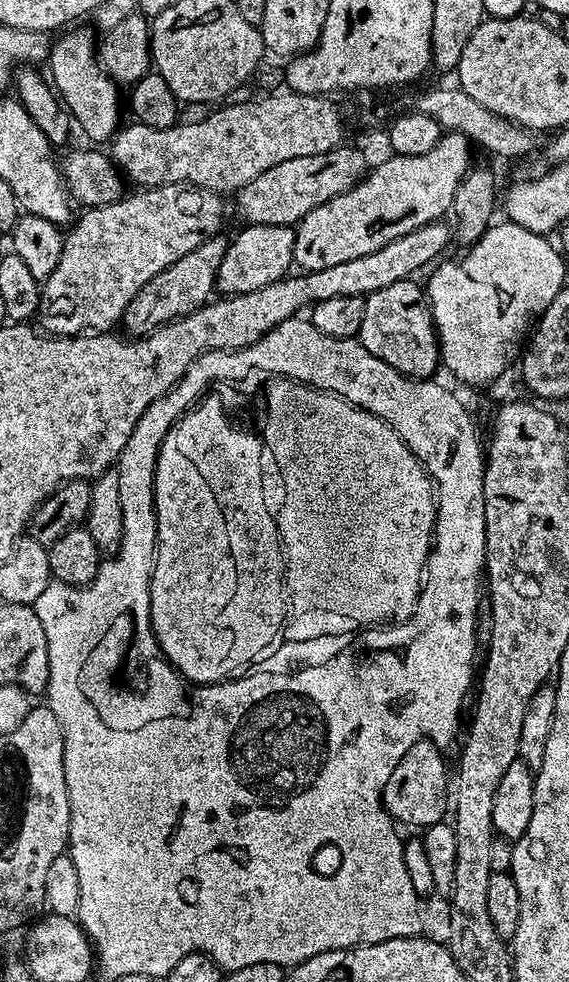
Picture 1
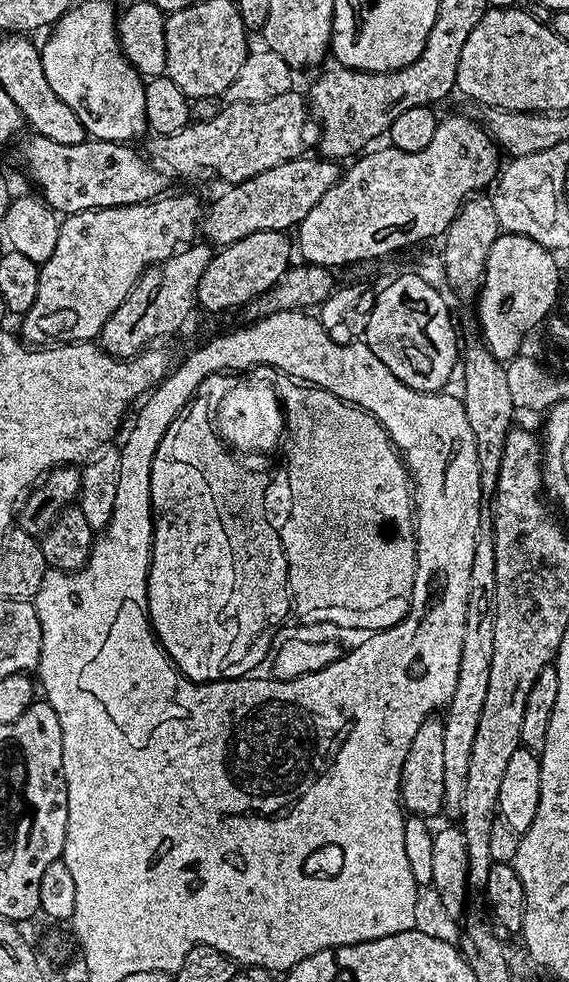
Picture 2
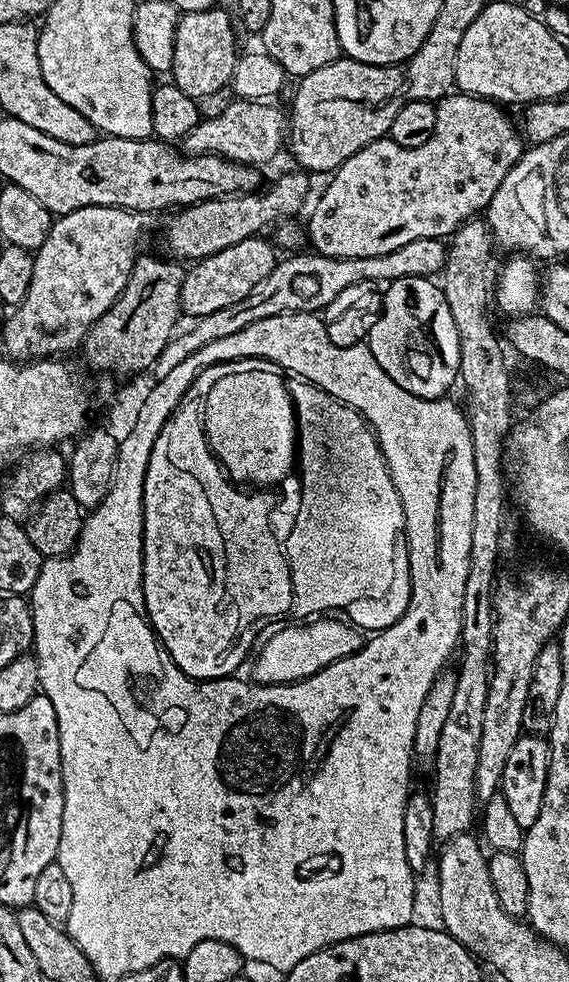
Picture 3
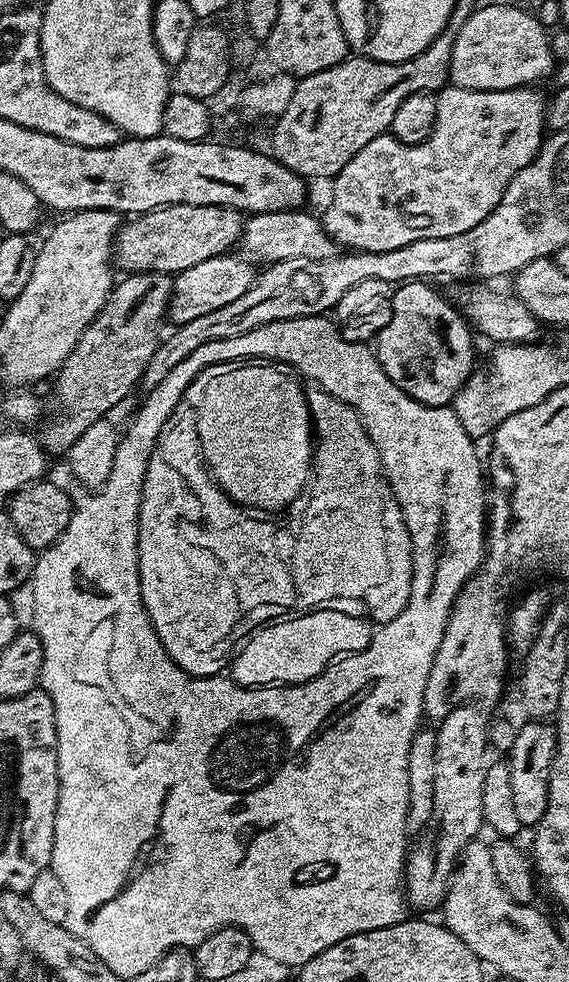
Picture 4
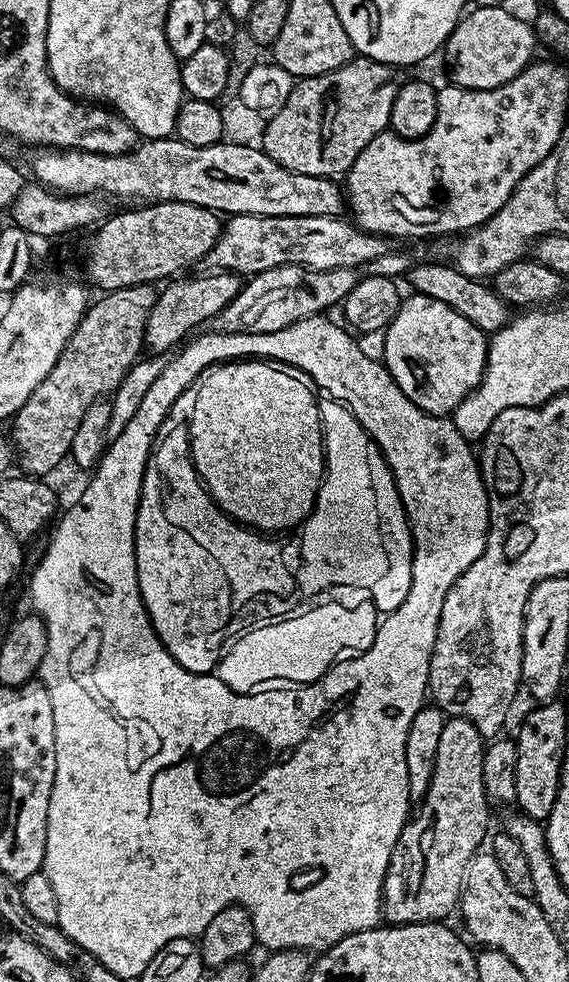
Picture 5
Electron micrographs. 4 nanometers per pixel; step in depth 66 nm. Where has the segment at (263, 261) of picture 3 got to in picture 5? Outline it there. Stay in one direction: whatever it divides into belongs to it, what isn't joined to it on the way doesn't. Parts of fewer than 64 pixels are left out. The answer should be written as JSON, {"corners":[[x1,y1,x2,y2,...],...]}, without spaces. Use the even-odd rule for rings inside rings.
{"corners":[[209,271,204,275,208,276,175,277,165,283,164,290,159,291,144,331,144,344,149,351,162,354,172,347,175,349,199,329,196,328,199,324,207,325,212,321,214,314,223,310,242,287,241,277,234,272]]}

